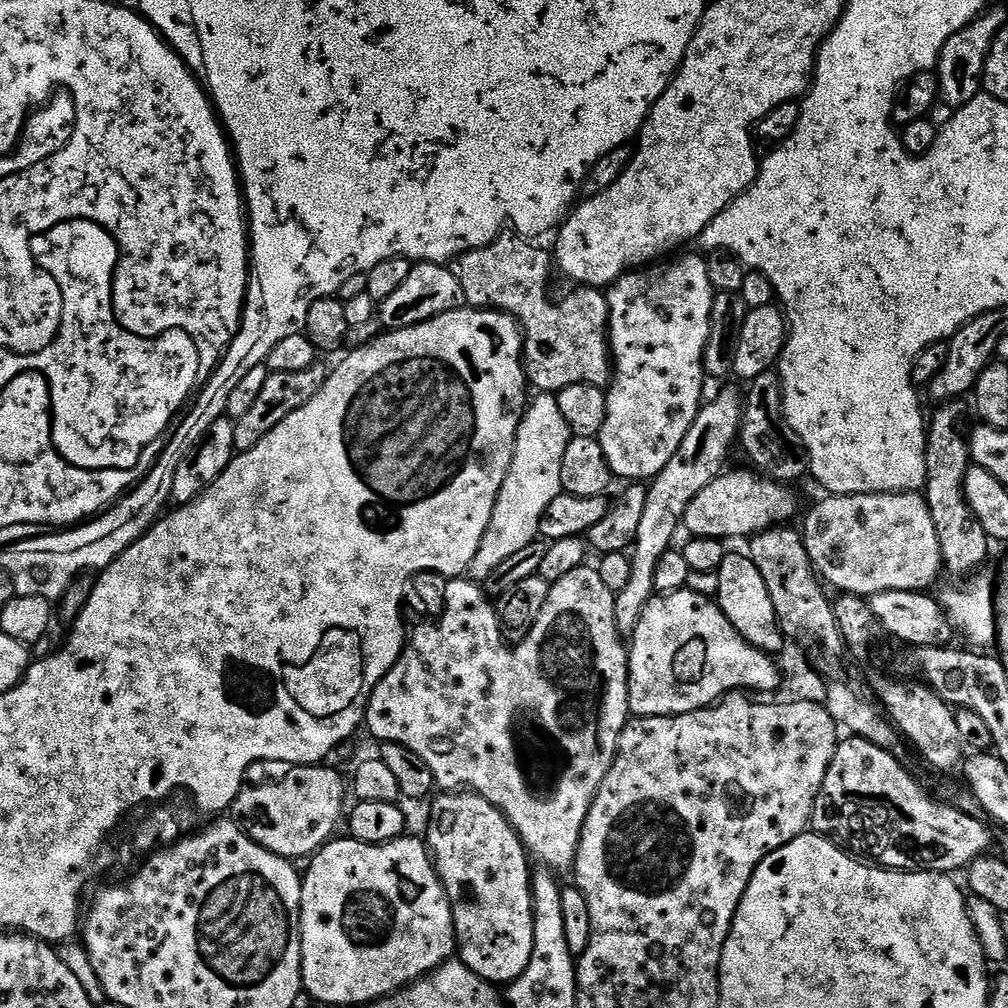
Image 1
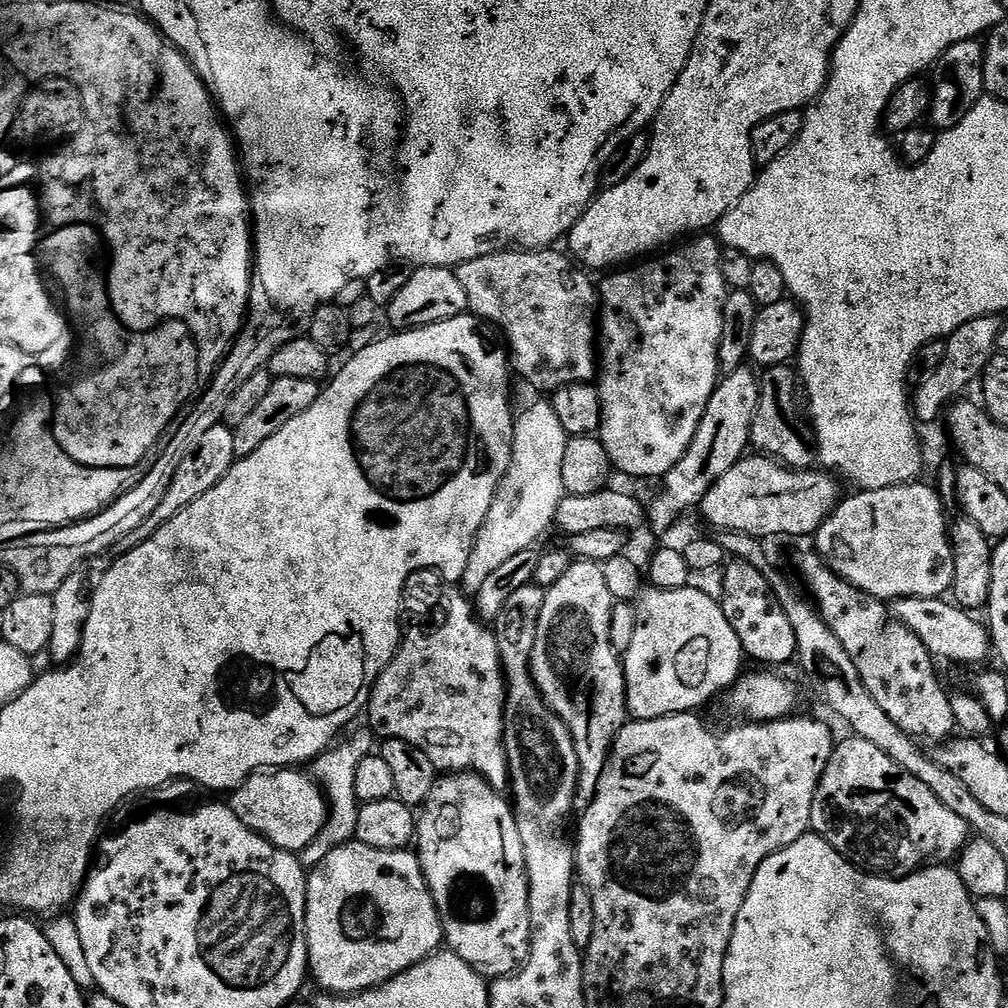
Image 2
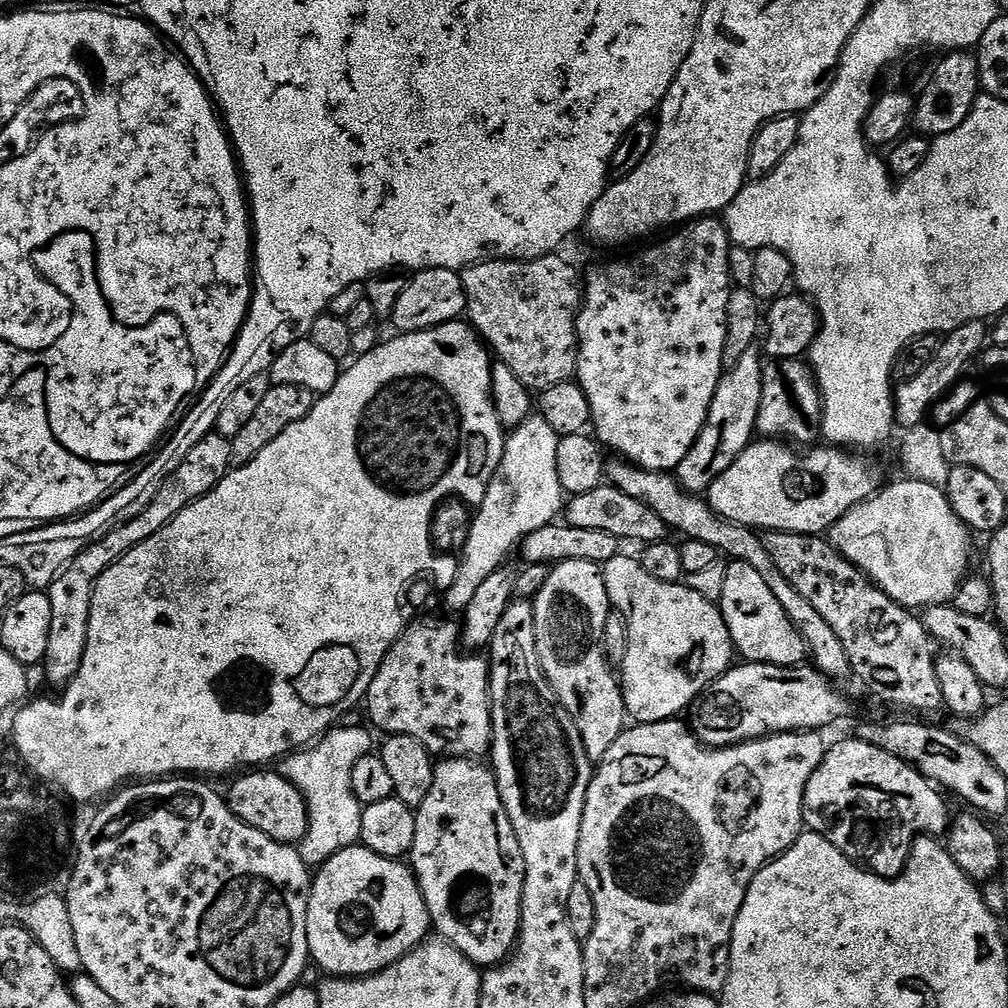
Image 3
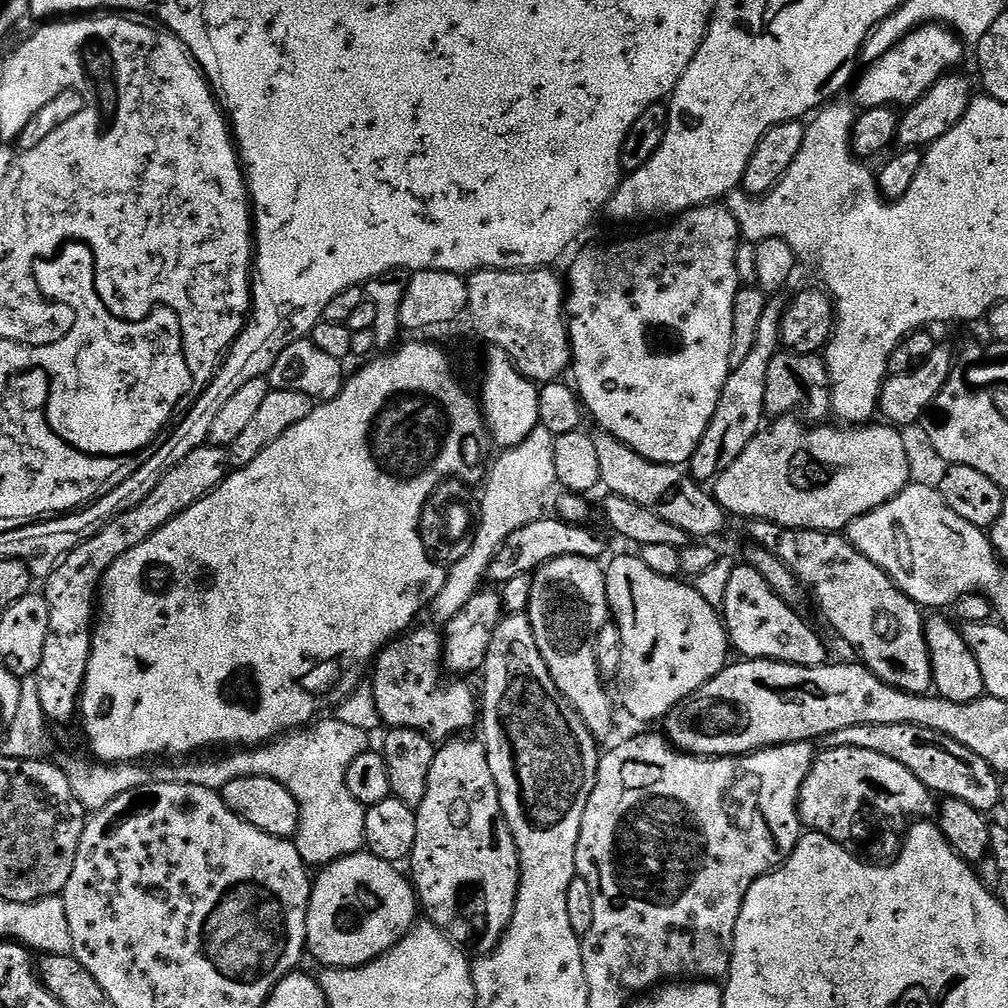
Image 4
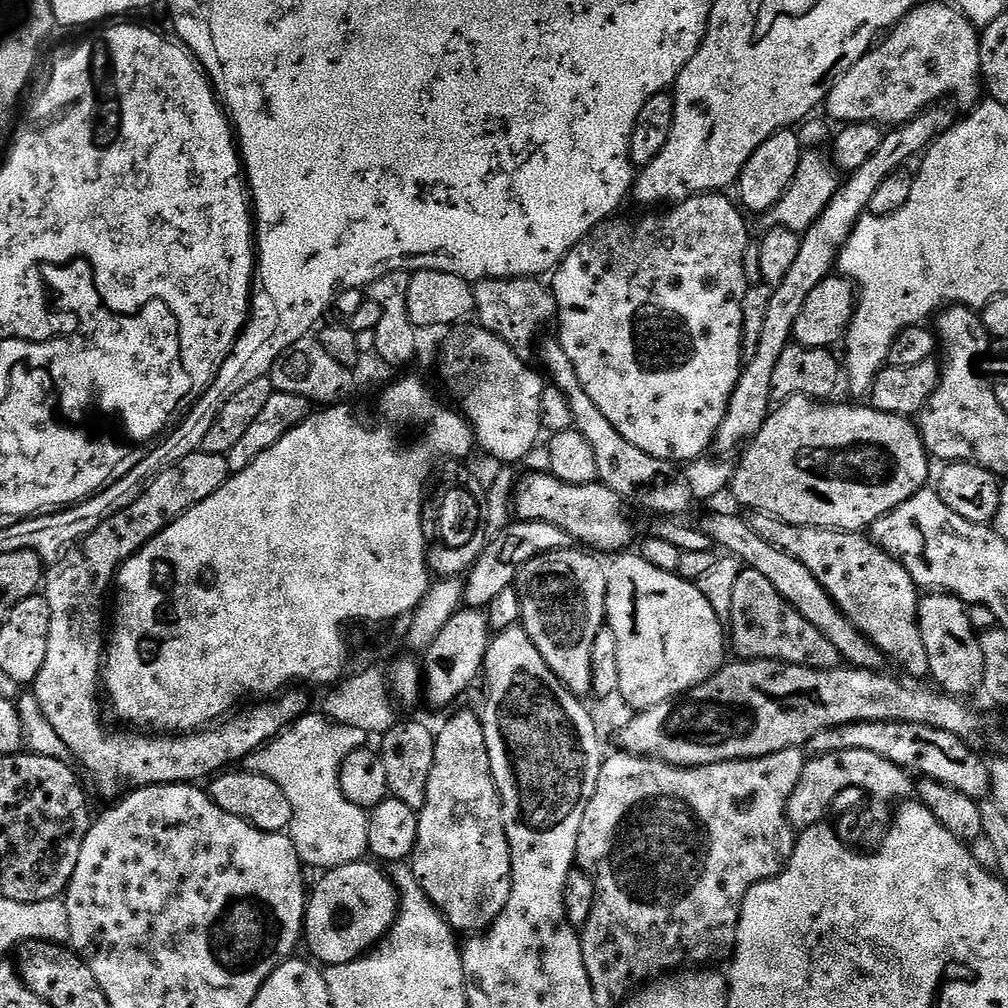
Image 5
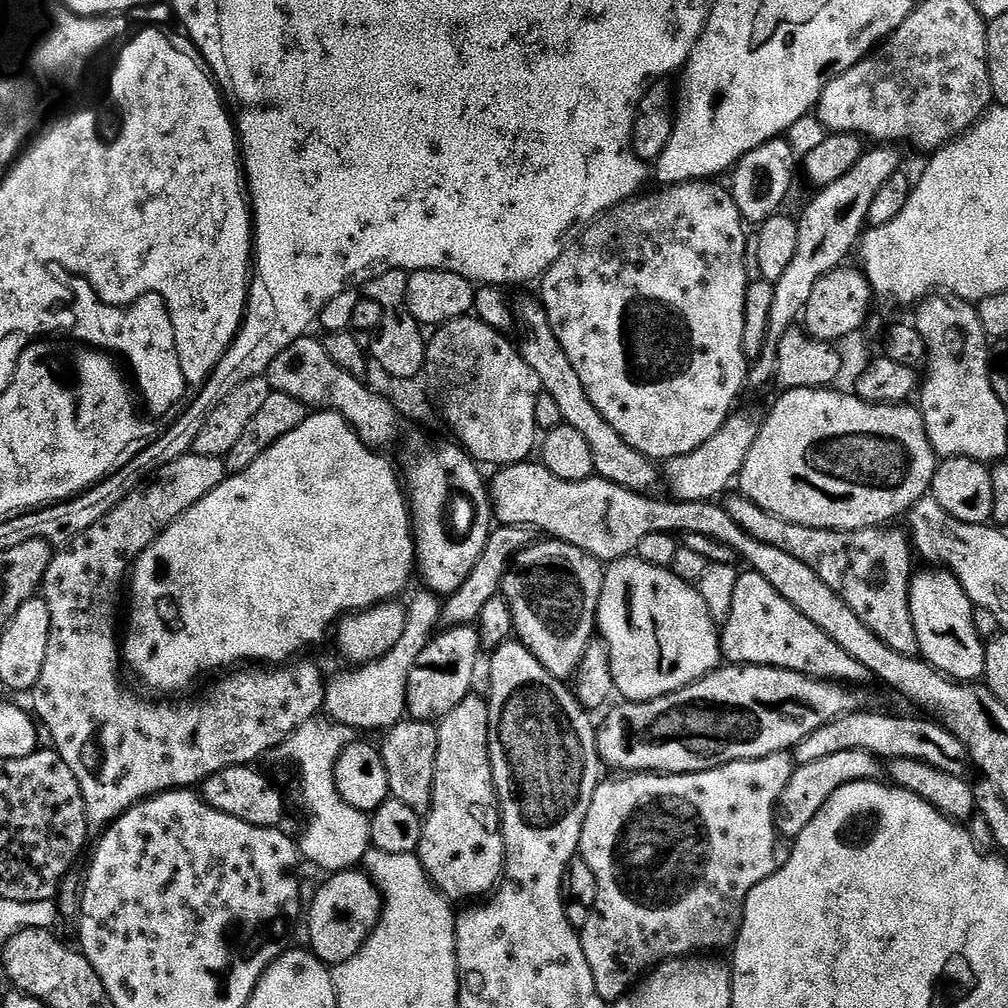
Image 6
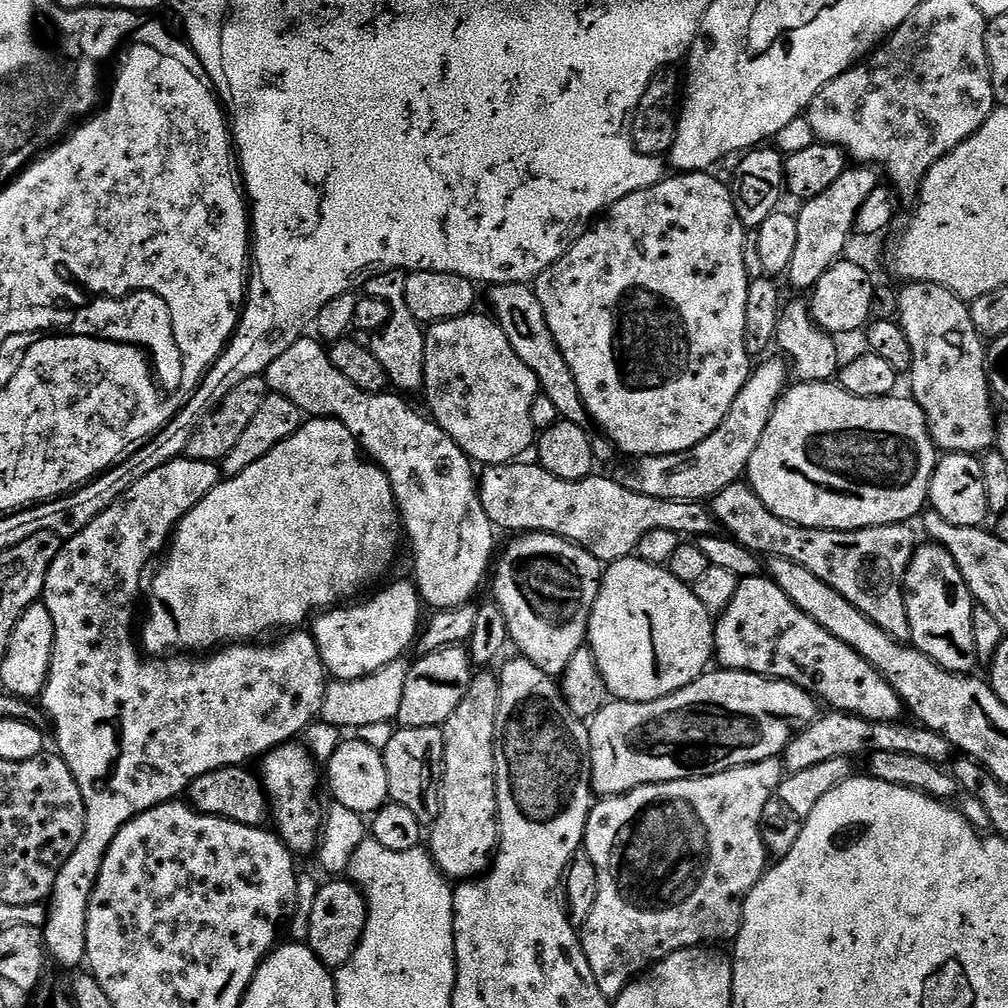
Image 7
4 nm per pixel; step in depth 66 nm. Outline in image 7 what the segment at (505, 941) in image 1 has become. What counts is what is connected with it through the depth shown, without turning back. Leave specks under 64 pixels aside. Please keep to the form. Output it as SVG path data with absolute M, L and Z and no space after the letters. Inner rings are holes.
M484 670L481 674L473 675L472 684L468 688L466 698L462 698L462 706L450 714L450 718L442 725L444 730L444 778L440 785L440 817L430 825L430 835L426 840L427 851L431 852L437 868L452 882L475 880L488 871L494 853L500 842L500 815L498 814L498 798L496 797L496 723L498 722L498 706L500 705L500 681L491 671Z

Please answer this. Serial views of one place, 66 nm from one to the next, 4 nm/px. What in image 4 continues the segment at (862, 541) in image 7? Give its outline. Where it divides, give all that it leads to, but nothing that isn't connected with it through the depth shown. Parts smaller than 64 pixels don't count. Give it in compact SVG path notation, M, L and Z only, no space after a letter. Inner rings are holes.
M748 520L746 526L752 535L751 543L764 548L770 554L774 554L774 558L782 561L800 579L800 583L810 593L811 599L812 596L816 599L825 622L850 647L860 651L859 663L869 668L882 682L903 692L922 696L933 691L932 663L924 633L925 613L920 605L915 604L881 568L874 566L874 562L870 562L866 554L857 550L847 535L805 528L783 528L782 525L769 520Z

